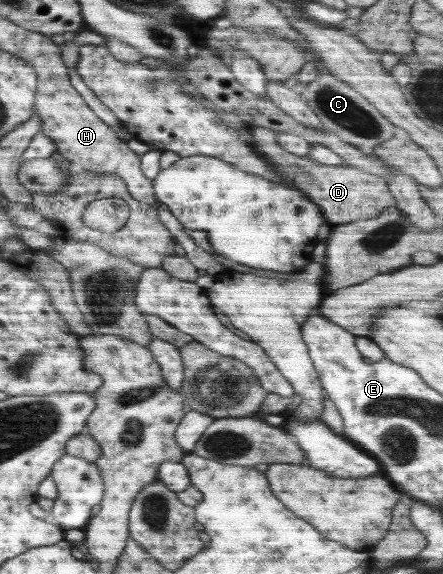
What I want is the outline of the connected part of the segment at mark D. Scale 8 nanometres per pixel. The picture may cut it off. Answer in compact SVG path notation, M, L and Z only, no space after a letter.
M249 126L249 130L251 130L257 151L265 154L265 157L277 165L277 168L285 170L287 177L290 177L290 173L295 170L299 170L297 179L293 179L296 189L299 189L321 208L323 217L327 219L330 226L376 217L381 211L396 206L395 198L389 191L384 177L367 173L367 171L353 166L323 165L317 161L311 161L307 156L298 155L296 152L289 153L277 145L277 141L275 141L277 131L257 126Z

